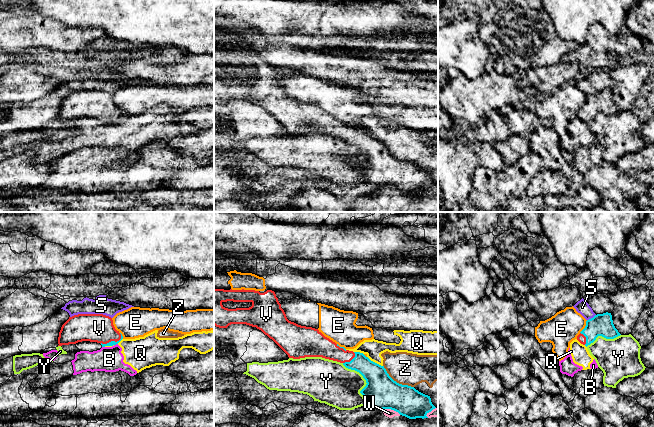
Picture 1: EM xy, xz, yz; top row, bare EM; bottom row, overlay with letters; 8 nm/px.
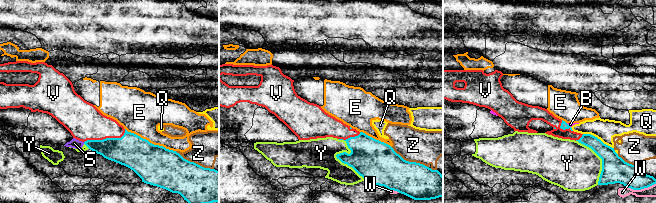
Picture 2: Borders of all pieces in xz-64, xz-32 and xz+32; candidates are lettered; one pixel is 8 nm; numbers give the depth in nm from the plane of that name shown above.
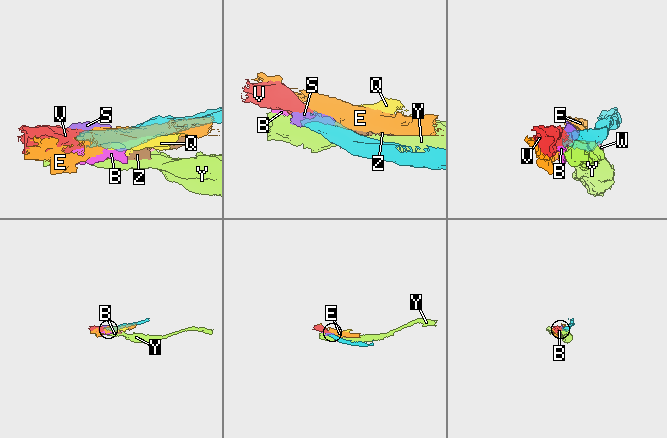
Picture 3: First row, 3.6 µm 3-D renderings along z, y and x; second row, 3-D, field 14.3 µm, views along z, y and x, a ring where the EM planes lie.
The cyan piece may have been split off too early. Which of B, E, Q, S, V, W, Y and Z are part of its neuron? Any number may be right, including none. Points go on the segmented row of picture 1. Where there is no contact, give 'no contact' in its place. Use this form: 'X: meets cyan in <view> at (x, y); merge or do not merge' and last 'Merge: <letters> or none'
B: meets cyan in xy at (115, 344); do not merge
E: meets cyan in yz at (585, 326); do not merge
Q: meets cyan in xz at (374, 362); do not merge
S: meets cyan in yz at (591, 318); do not merge
V: meets cyan in xy at (112, 341); merge
W: meets cyan in xz at (391, 409); do not merge
Y: meets cyan in xz at (366, 381); do not merge
Z: meets cyan in xz at (395, 381); do not merge
Merge: V

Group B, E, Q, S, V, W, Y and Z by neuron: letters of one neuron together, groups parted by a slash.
B Q Z / E / S / V / W / Y

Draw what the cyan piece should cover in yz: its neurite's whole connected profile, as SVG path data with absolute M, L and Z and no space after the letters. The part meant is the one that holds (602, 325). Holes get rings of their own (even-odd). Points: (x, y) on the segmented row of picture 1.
M611 313L597 314L586 321L585 328L577 336L577 340L586 347L593 343L598 336L614 339L621 334L615 328Z

